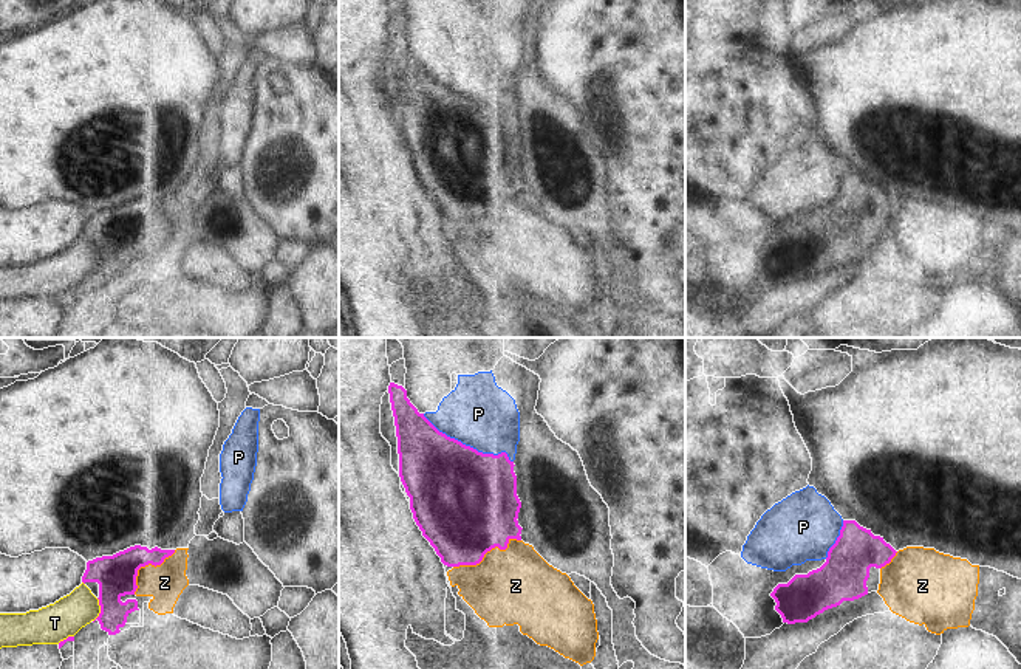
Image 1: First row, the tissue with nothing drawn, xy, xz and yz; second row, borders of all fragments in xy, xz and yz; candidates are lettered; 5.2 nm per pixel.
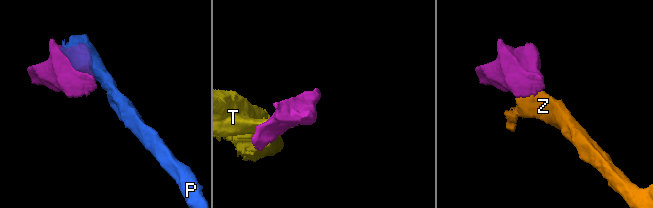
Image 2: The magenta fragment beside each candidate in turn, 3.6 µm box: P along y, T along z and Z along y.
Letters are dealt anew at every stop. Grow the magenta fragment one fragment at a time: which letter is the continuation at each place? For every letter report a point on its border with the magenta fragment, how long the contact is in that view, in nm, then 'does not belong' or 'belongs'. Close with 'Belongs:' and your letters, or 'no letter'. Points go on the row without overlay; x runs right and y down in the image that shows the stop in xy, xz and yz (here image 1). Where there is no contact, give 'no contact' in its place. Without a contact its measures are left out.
P: meets magenta in xz at (469, 99); contact 550 nm long; does not belong
T: meets magenta in xy at (101, 264); contact 130 nm long; does not belong
Z: meets magenta in xz at (488, 203); contact 380 nm long; does not belong
Belongs: no letter

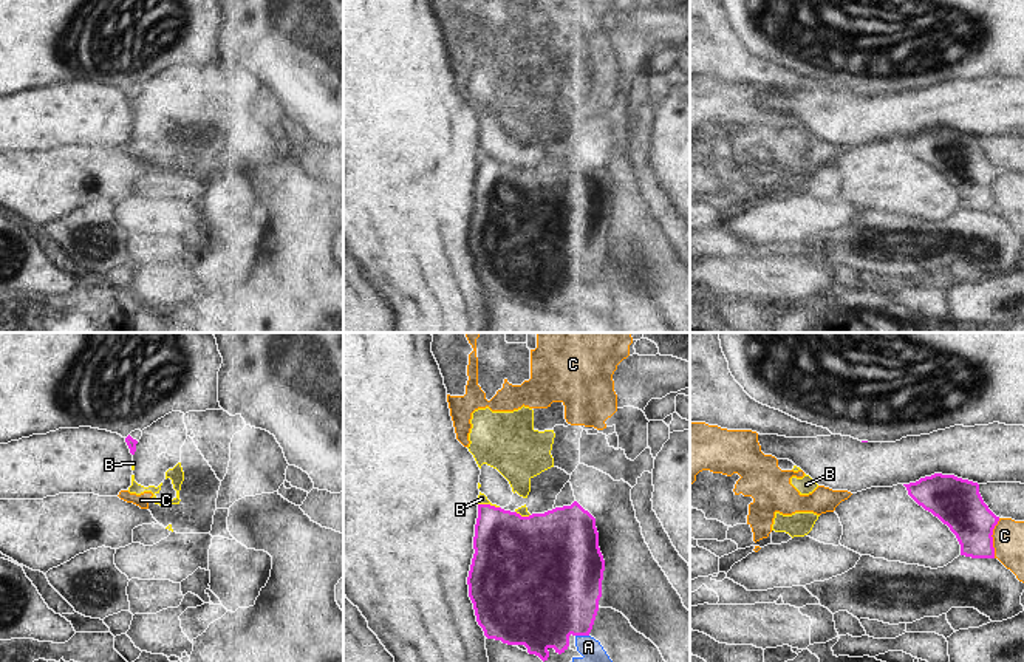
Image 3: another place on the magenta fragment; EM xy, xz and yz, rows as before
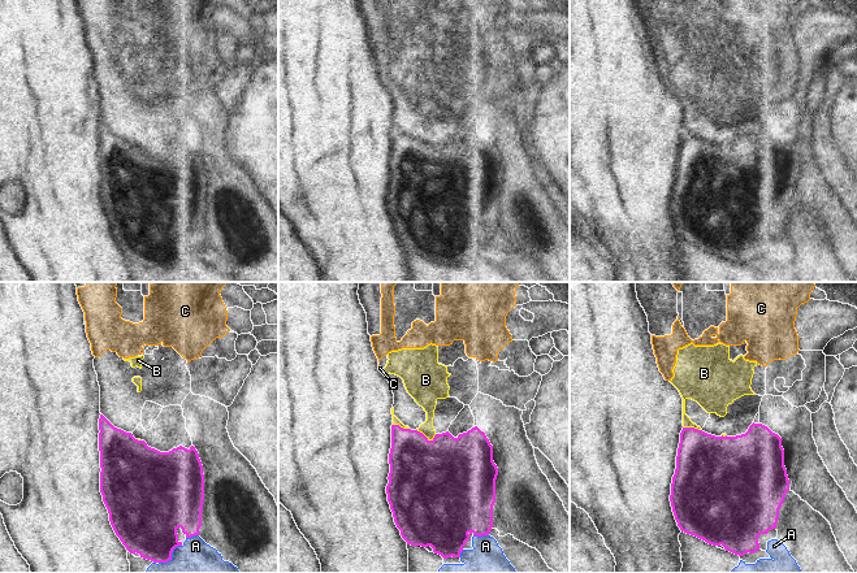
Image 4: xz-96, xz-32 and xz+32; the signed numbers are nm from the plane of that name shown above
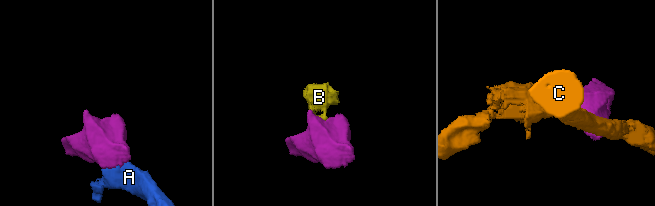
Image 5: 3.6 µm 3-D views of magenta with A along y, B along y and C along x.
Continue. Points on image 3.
A: meets magenta in xz at (582, 288); contact 70 nm long; does not belong
B: meets magenta in xz at (489, 158); contact 110 nm long; does not belong
C: meets magenta in yz at (992, 192); contact 220 nm long; does not belong
Belongs: no letter

